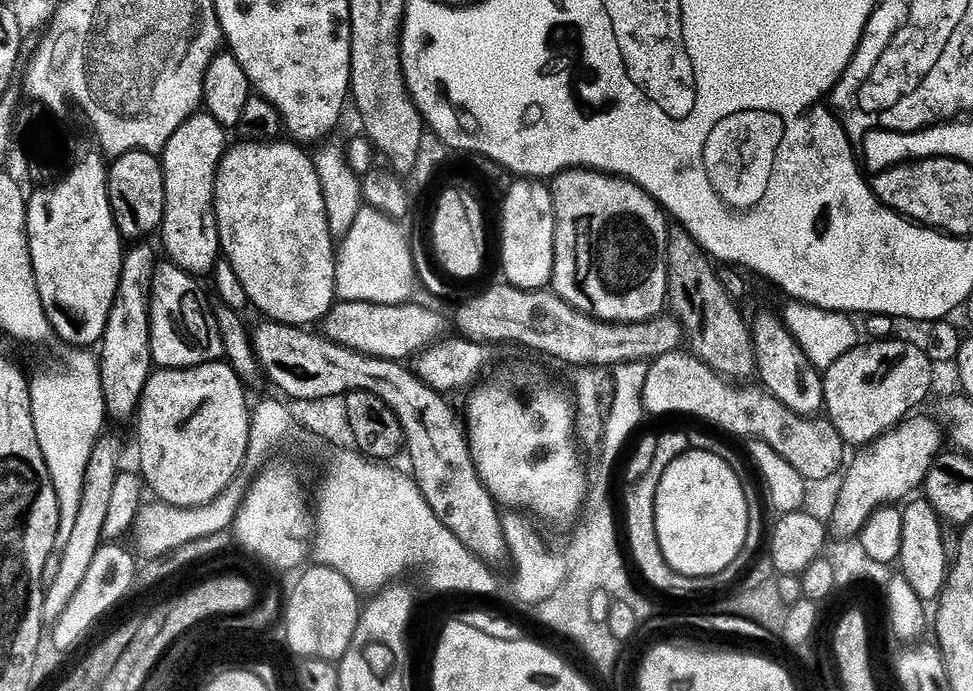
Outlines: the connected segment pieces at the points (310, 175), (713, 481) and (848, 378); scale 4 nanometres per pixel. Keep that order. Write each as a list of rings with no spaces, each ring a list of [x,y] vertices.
[[[240,142],[240,145],[229,147],[224,154],[224,161],[220,164],[220,169],[216,175],[216,221],[220,231],[220,246],[223,259],[234,266],[234,274],[238,274],[238,282],[246,290],[251,307],[261,308],[267,319],[275,320],[282,324],[295,324],[297,326],[312,326],[315,322],[323,321],[331,310],[333,304],[337,303],[335,292],[335,264],[337,259],[337,249],[334,247],[334,237],[328,219],[326,218],[326,202],[322,194],[322,186],[318,182],[316,165],[311,155],[307,156],[303,152],[303,147],[295,143],[280,144],[281,142]]]
[[[690,450],[682,458],[670,462],[658,486],[656,525],[664,561],[678,574],[709,576],[726,570],[726,566],[738,558],[738,550],[742,550],[746,542],[748,529],[748,499],[744,493],[744,483],[736,475],[735,467],[712,452],[703,450]]]
[[[895,338],[880,340],[877,344],[861,343],[850,350],[850,354],[842,354],[842,358],[823,373],[827,419],[836,427],[845,445],[872,445],[880,436],[895,429],[912,412],[911,408],[918,407],[927,398],[928,391],[933,391],[932,366],[933,362],[924,350]]]

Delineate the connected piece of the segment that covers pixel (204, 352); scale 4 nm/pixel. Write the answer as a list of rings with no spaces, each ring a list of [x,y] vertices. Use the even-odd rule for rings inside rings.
[[[162,262],[155,265],[155,273],[151,282],[151,295],[150,295],[150,311],[151,311],[151,346],[152,346],[152,359],[160,368],[193,368],[199,364],[215,364],[225,359],[224,354],[224,336],[218,330],[218,322],[216,321],[216,314],[213,305],[208,305],[208,300],[204,297],[204,292],[200,289],[201,281],[190,275],[188,272],[181,270],[176,264],[171,262]]]

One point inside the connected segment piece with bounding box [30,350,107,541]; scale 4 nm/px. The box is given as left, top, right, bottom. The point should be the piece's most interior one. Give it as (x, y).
(68, 404)

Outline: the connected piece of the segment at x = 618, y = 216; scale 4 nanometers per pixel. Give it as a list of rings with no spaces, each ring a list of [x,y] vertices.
[[[570,168],[561,172],[550,184],[554,214],[556,215],[556,257],[552,271],[552,284],[557,296],[561,296],[570,306],[596,320],[604,320],[608,324],[643,324],[665,311],[668,303],[668,229],[669,217],[663,208],[636,184],[631,184],[619,176],[610,176],[602,172],[594,172],[586,168]]]

